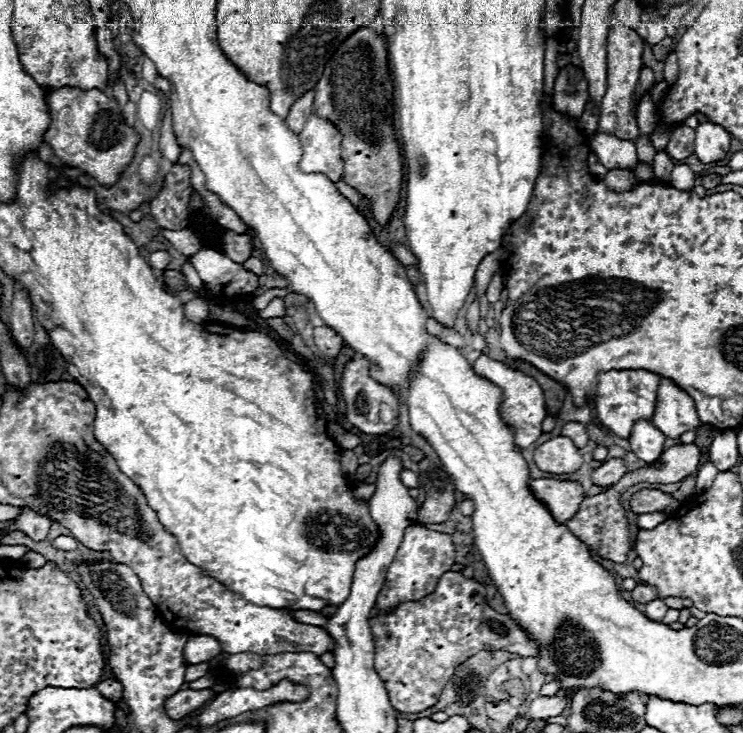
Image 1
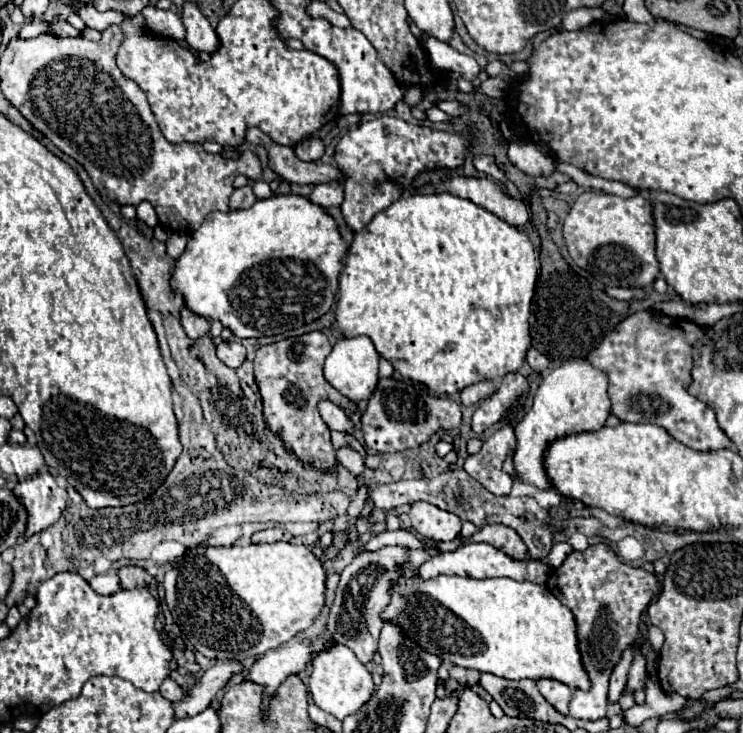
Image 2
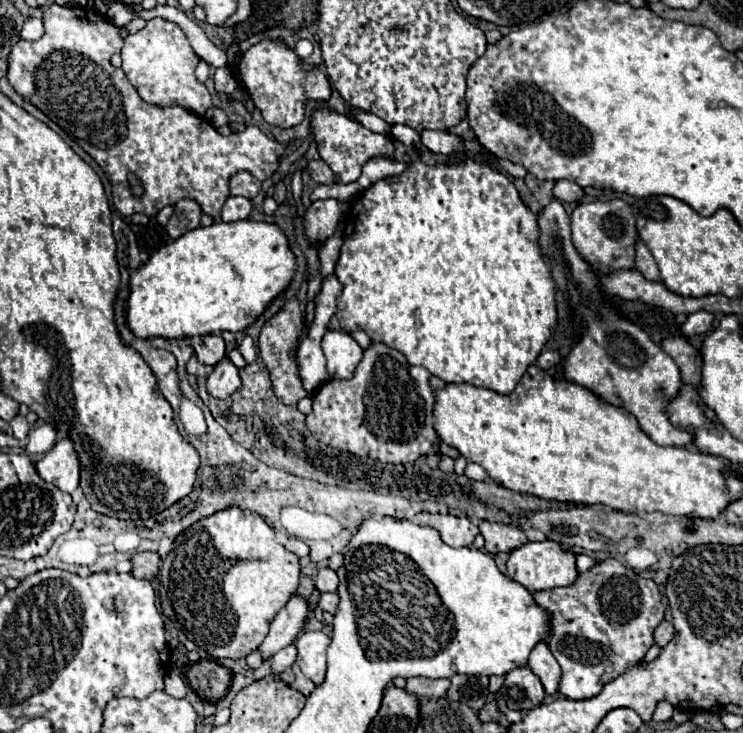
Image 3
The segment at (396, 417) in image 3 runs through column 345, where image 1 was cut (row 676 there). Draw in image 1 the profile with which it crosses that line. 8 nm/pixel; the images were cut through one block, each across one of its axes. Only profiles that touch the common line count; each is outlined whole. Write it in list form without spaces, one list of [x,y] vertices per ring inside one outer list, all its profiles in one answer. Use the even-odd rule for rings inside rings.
[[[446,572],[440,578],[436,590],[424,596],[422,600],[402,602],[392,612],[374,616],[370,620],[370,628],[372,628],[374,646],[376,646],[374,668],[386,686],[392,706],[404,714],[408,712],[416,714],[434,706],[440,698],[442,688],[452,678],[456,666],[480,650],[490,650],[490,652],[508,650],[518,656],[538,656],[538,644],[530,640],[524,628],[518,622],[514,622],[508,614],[500,614],[492,610],[486,604],[486,588],[476,580],[462,576],[460,572]]]

